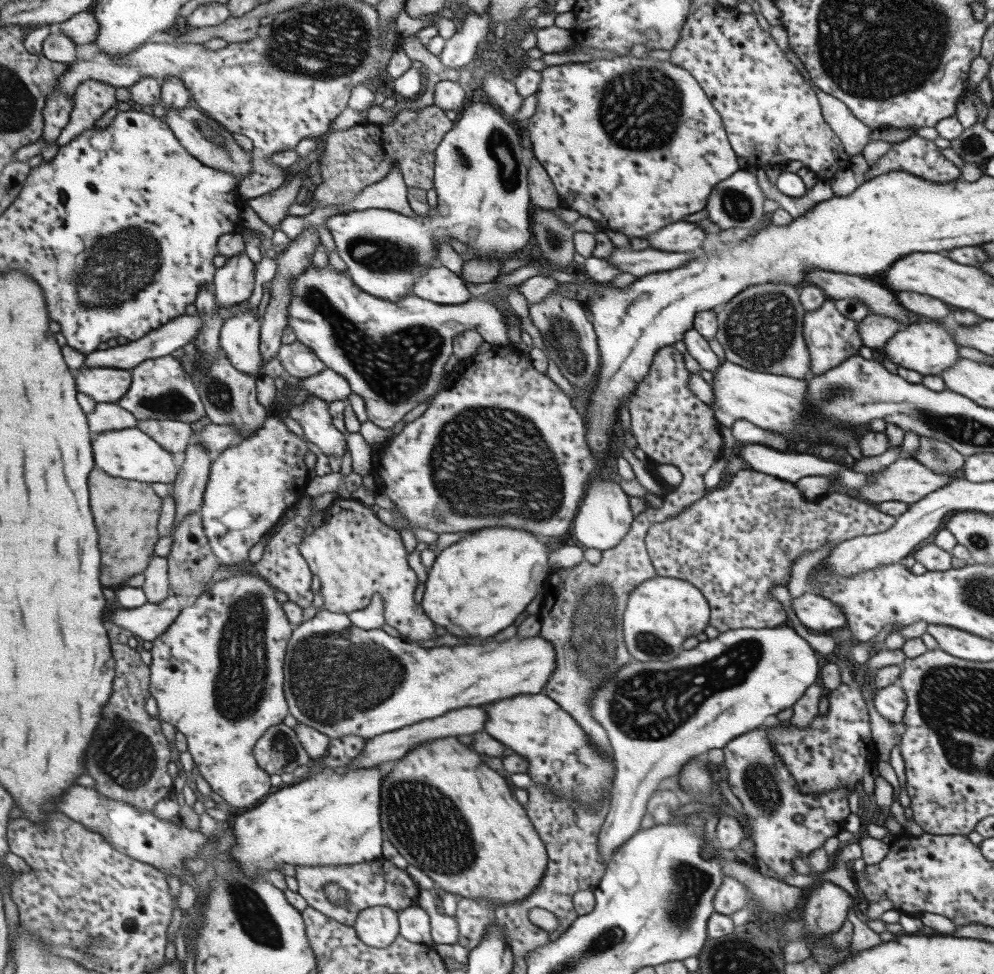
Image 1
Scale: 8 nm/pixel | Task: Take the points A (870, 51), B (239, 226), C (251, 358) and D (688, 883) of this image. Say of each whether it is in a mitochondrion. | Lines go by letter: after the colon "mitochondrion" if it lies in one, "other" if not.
A: mitochondrion
B: other
C: other
D: mitochondrion

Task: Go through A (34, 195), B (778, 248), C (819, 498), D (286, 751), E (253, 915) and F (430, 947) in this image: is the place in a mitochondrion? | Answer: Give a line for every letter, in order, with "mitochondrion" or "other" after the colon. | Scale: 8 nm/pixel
A: other
B: other
C: other
D: mitochondrion
E: mitochondrion
F: other

